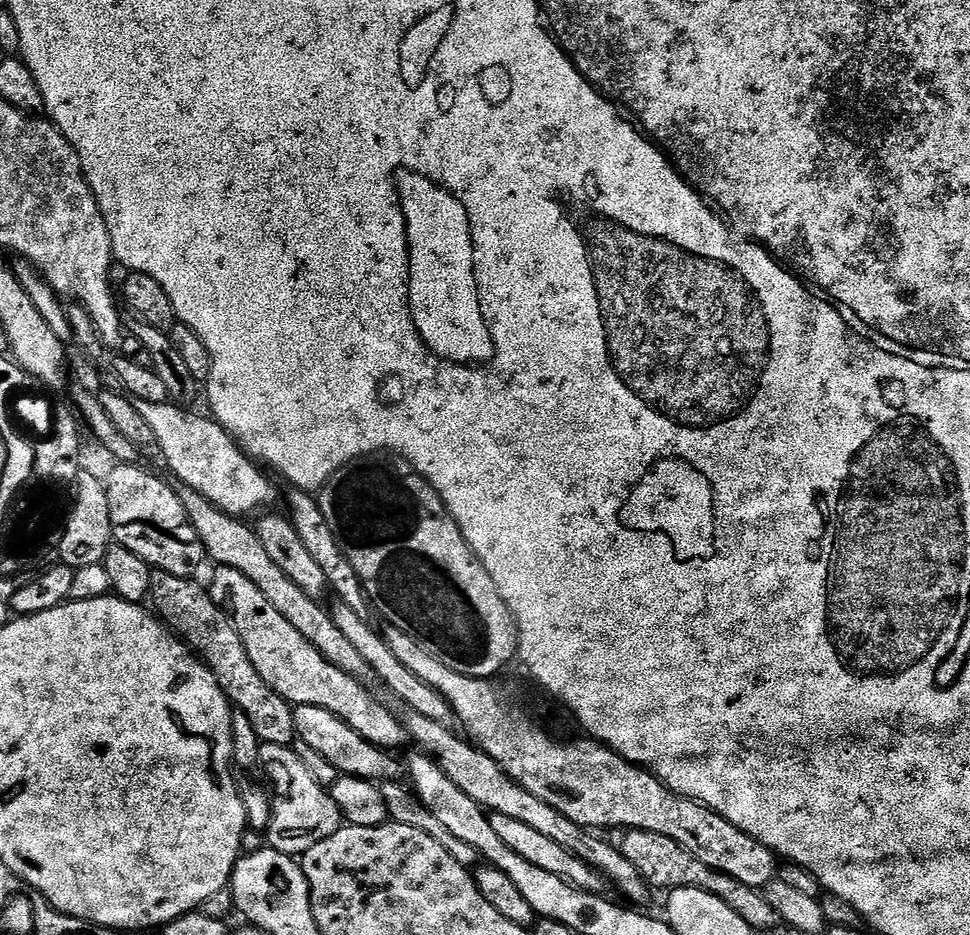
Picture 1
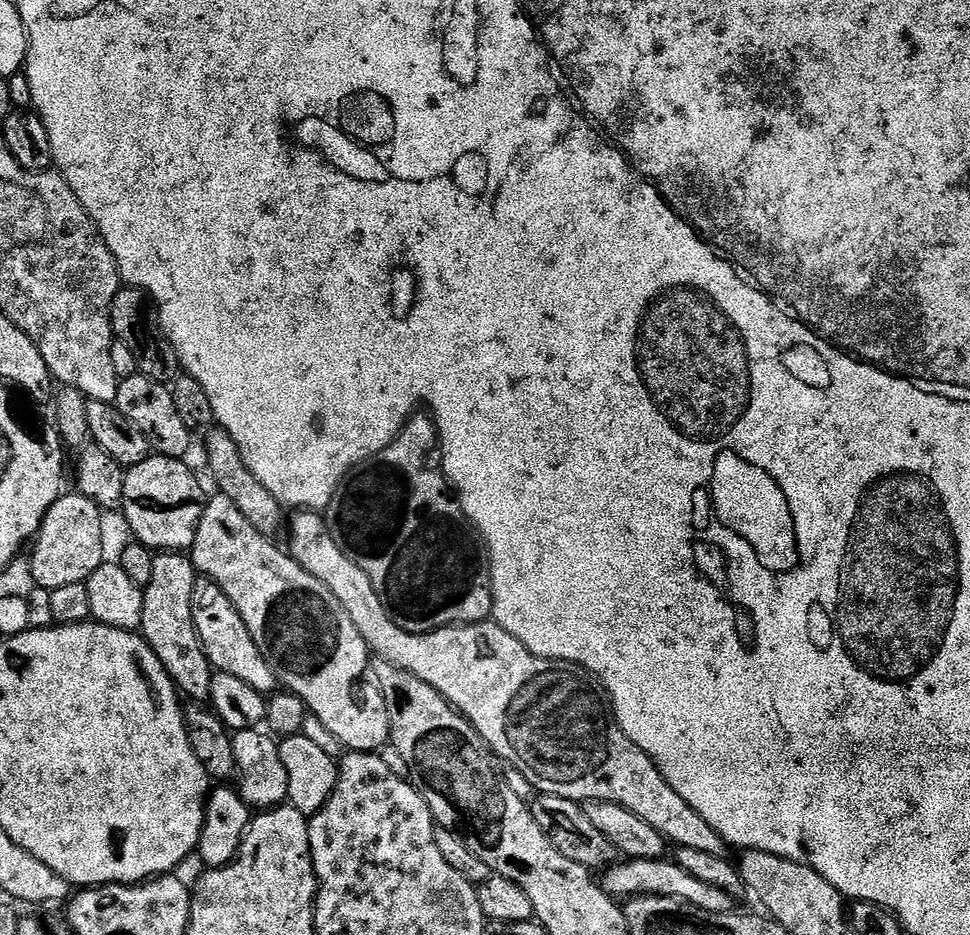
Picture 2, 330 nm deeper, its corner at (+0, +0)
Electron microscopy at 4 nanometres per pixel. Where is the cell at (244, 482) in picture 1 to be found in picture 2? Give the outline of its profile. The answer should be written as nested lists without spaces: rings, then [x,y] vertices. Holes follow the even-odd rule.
[[[300,510],[293,516],[296,517],[292,520],[292,548],[290,547],[292,559],[299,562],[307,572],[314,574],[314,578],[318,578],[318,582],[322,582],[326,586],[326,590],[330,590],[330,594],[334,594],[334,598],[338,598],[338,602],[342,602],[342,610],[346,610],[346,614],[350,614],[350,618],[354,618],[354,626],[358,626],[358,634],[362,634],[369,653],[375,654],[379,659],[390,662],[394,666],[398,666],[418,678],[422,678],[422,682],[434,686],[434,690],[441,692],[448,700],[448,703],[451,704],[456,711],[461,712],[461,714],[476,727],[478,734],[488,743],[488,747],[492,749],[493,753],[495,753],[507,767],[516,768],[521,771],[525,778],[533,785],[537,793],[545,796],[557,796],[558,798],[575,800],[577,802],[583,802],[585,800],[614,802],[618,806],[622,806],[626,810],[638,814],[638,818],[642,818],[642,822],[654,826],[654,830],[658,830],[665,841],[672,843],[673,840],[676,846],[705,851],[706,854],[721,857],[725,855],[726,845],[724,839],[714,830],[710,830],[710,826],[706,826],[705,820],[698,818],[698,814],[694,814],[694,810],[690,810],[690,806],[686,806],[686,802],[682,802],[682,798],[678,798],[678,794],[674,794],[674,790],[668,785],[666,778],[662,778],[662,774],[656,769],[652,759],[642,750],[638,750],[638,746],[634,746],[634,742],[630,742],[630,738],[626,738],[626,734],[616,722],[616,717],[612,715],[612,706],[608,699],[608,693],[604,691],[600,681],[587,672],[585,668],[577,664],[571,664],[565,660],[547,660],[541,656],[536,656],[530,650],[526,650],[522,646],[522,642],[518,642],[518,638],[506,634],[506,630],[502,630],[500,625],[495,622],[457,624],[454,628],[439,628],[426,634],[410,634],[406,630],[402,630],[392,621],[390,614],[382,606],[382,602],[378,598],[374,586],[370,586],[370,578],[366,578],[366,574],[362,574],[362,570],[358,570],[356,563],[340,549],[338,542],[334,542],[334,538],[328,529],[327,519],[316,510]]]

